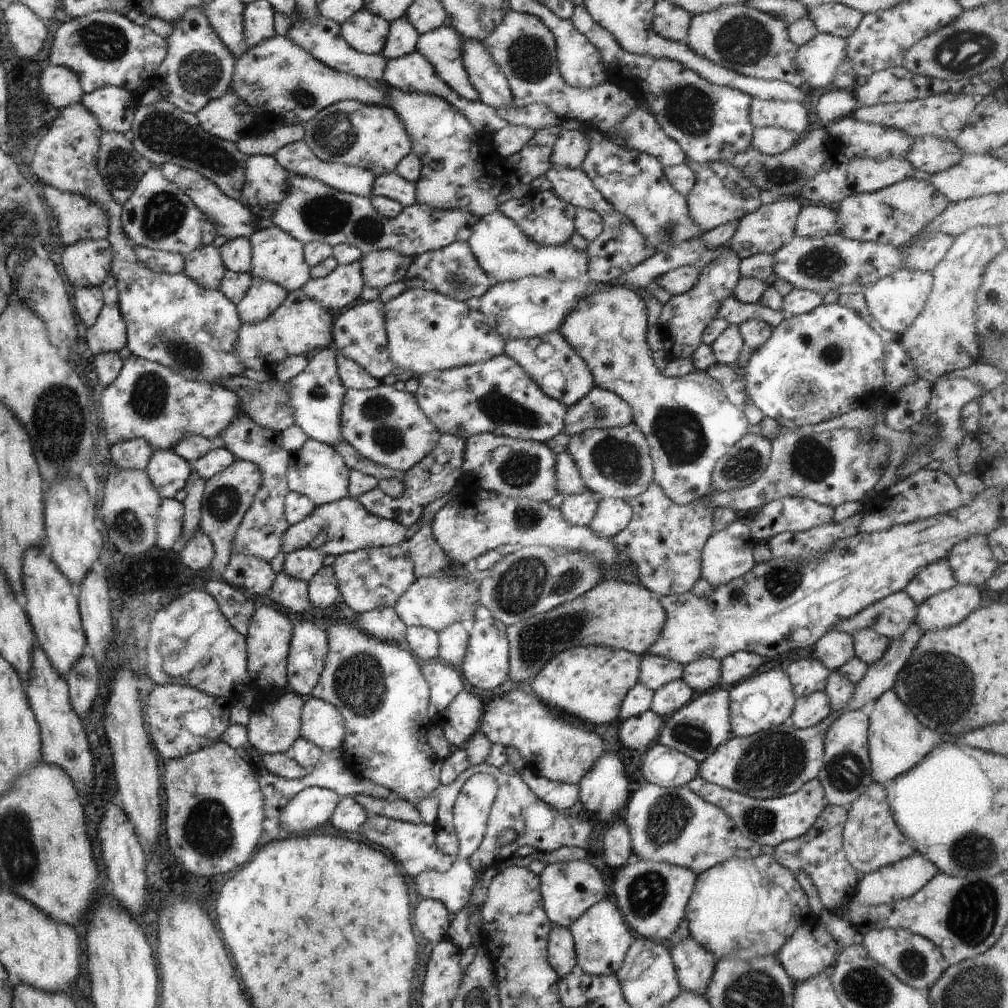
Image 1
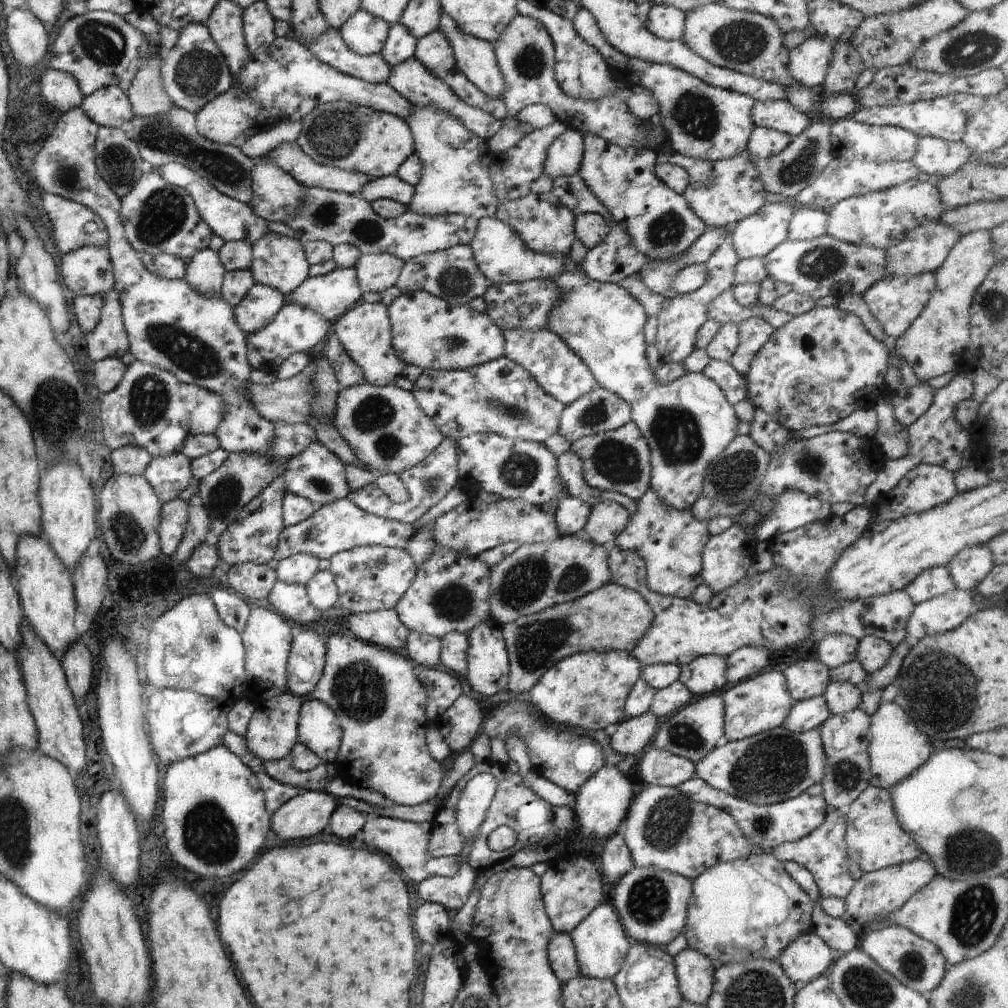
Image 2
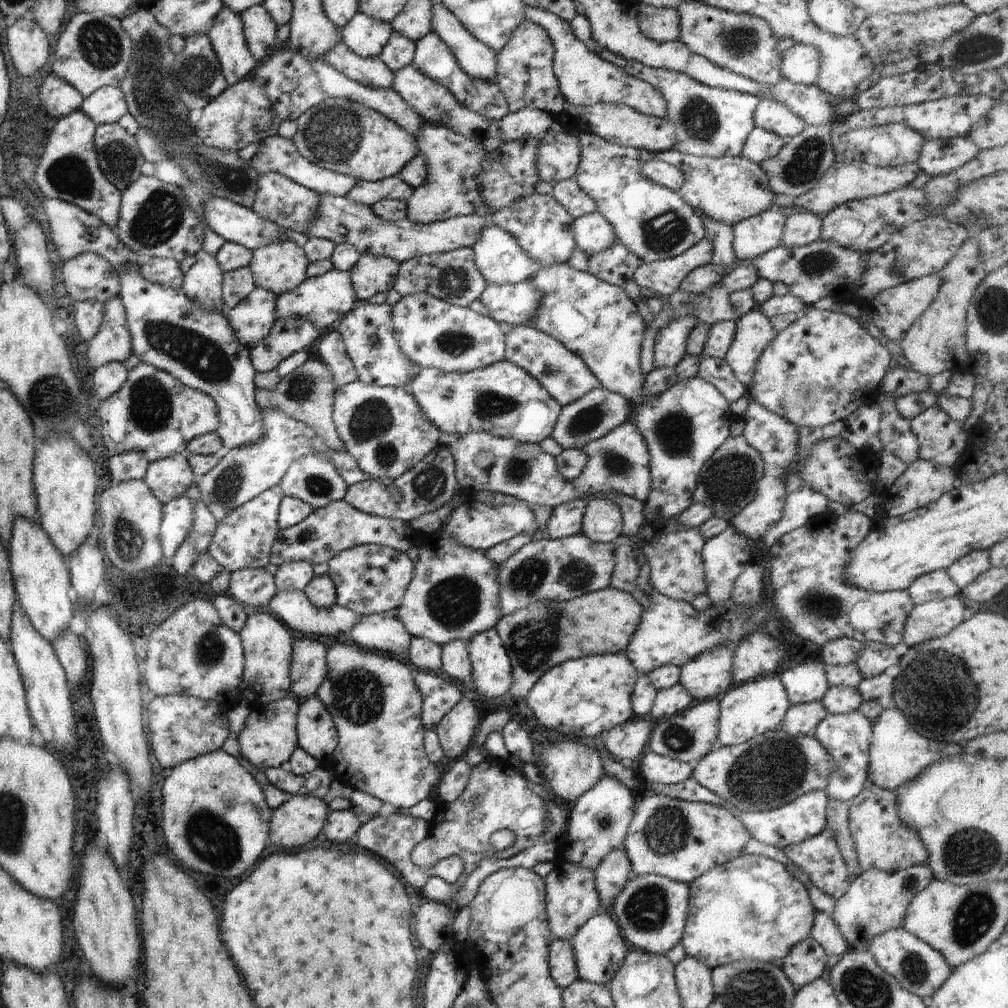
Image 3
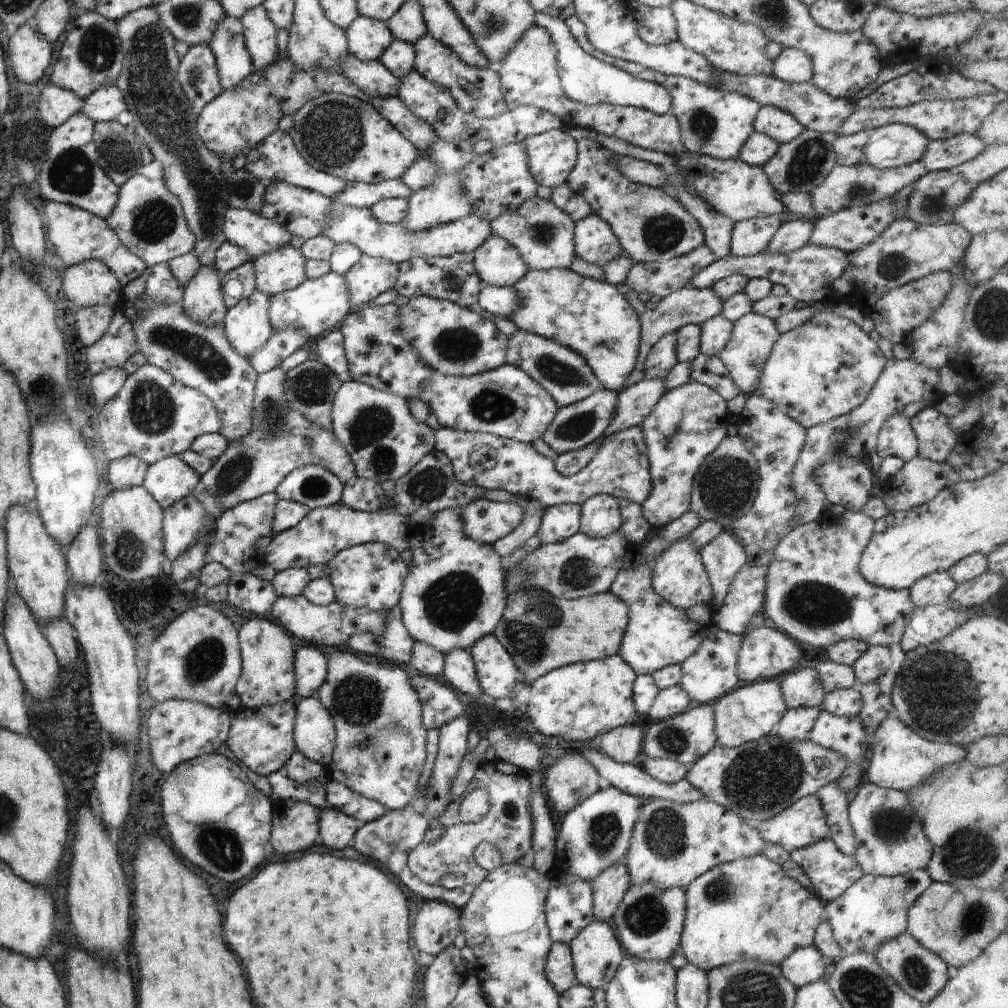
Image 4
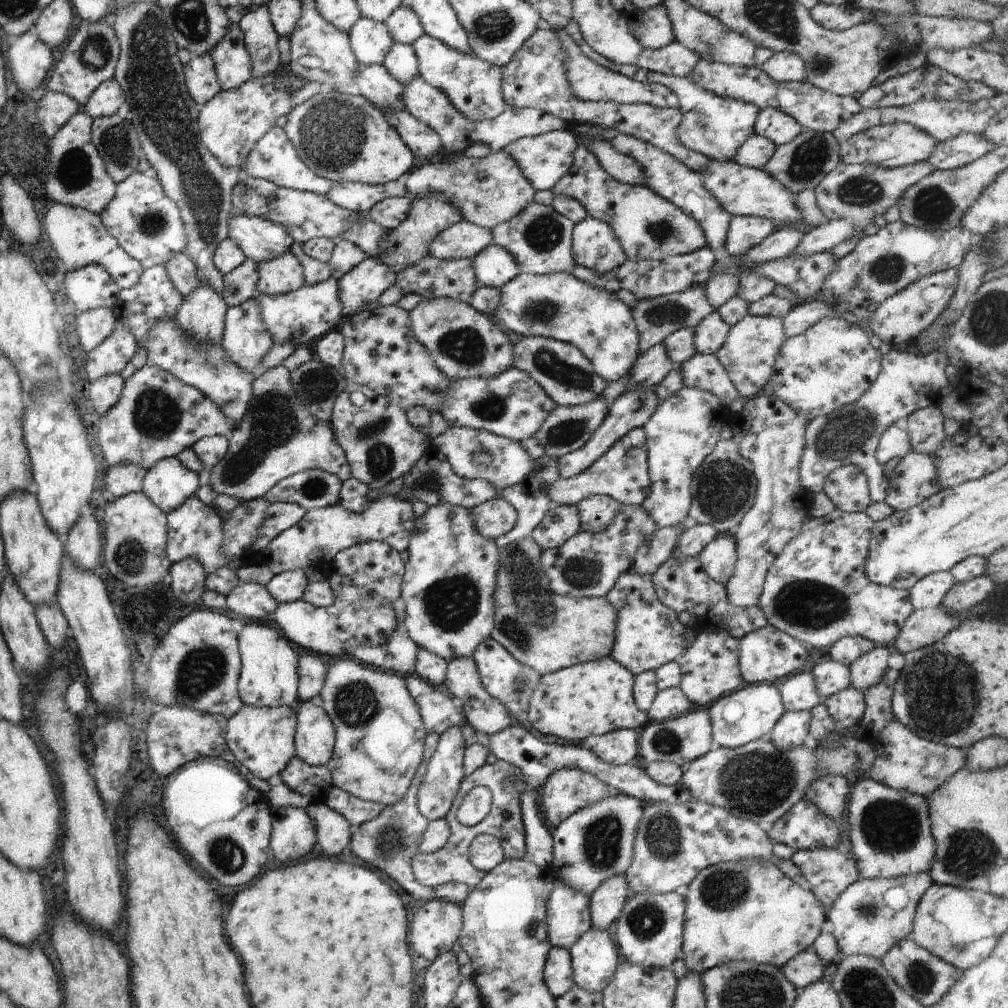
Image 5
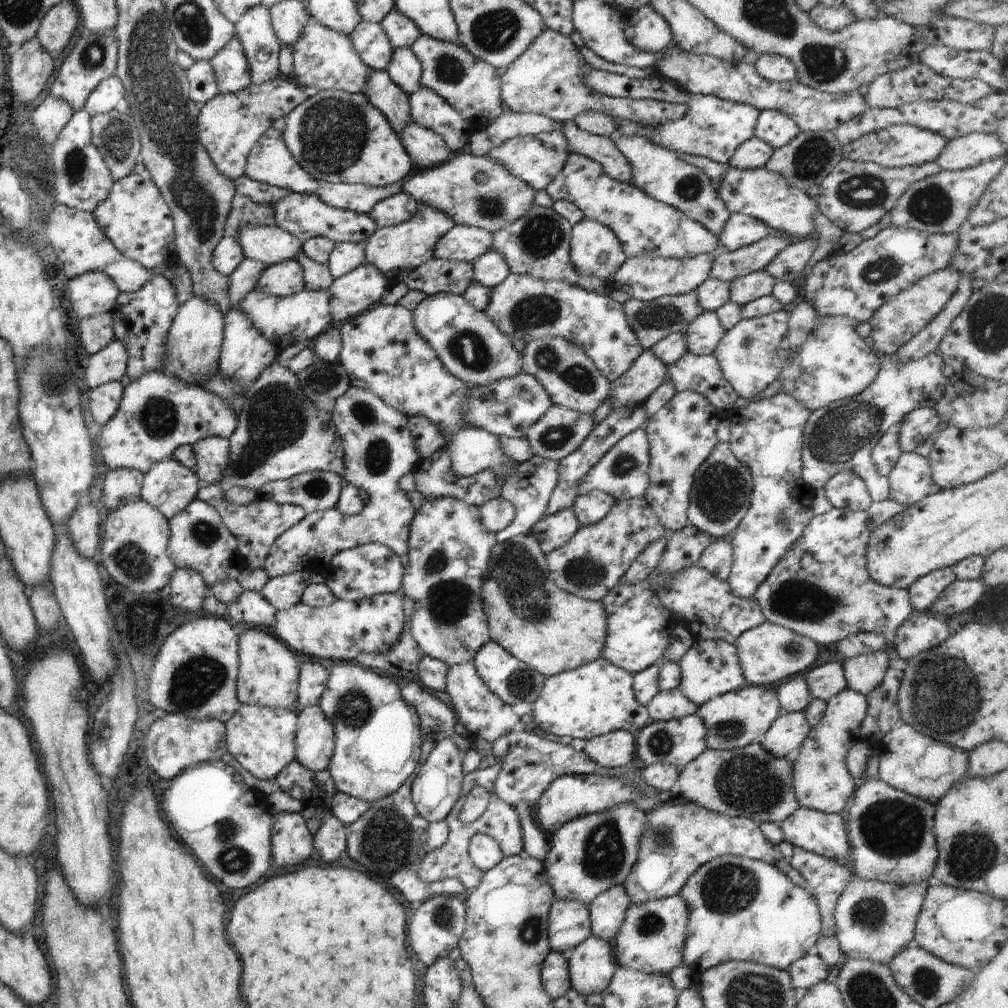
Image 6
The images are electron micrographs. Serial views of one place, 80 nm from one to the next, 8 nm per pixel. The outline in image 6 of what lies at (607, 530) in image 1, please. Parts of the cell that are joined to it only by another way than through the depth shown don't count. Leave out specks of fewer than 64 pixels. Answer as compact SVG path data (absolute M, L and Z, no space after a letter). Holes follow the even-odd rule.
M593 490L587 494L576 496L572 508L579 527L583 527L601 522L609 514L613 504L615 501L611 496Z

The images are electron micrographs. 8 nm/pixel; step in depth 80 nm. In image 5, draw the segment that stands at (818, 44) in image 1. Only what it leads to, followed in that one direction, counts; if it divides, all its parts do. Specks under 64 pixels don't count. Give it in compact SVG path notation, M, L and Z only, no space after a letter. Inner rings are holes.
M773 51L771 57L761 64L760 70L779 83L801 82L805 78L805 62L791 52Z

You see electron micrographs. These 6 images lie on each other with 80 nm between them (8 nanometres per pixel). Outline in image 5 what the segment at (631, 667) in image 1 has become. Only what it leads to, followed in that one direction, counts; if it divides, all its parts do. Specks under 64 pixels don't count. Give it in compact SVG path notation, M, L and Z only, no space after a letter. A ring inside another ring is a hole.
M488 637L475 646L471 658L477 670L481 688L501 705L507 704L507 702L525 703L528 717L526 724L541 734L580 742L587 740L589 736L602 736L619 729L641 729L650 722L648 714L641 712L633 702L634 676L611 656L561 668L557 672L539 677L531 668L516 662L495 640Z

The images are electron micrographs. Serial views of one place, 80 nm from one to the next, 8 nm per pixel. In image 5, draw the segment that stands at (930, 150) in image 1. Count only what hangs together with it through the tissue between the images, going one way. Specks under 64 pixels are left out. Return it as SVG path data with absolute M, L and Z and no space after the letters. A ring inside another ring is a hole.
M961 133L948 140L937 142L925 162L933 168L933 171L956 170L985 156L993 148L993 144L985 140L981 133Z

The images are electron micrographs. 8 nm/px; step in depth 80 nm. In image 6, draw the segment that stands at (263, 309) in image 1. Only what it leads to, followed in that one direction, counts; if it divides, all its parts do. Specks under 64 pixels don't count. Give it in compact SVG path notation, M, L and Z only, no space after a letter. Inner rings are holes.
M231 307L225 312L223 323L222 344L216 368L221 372L221 376L229 376L243 390L247 390L247 384L253 382L265 368L274 363L279 350L265 336L261 336L255 324L251 324L251 320L247 320L245 314L237 308Z

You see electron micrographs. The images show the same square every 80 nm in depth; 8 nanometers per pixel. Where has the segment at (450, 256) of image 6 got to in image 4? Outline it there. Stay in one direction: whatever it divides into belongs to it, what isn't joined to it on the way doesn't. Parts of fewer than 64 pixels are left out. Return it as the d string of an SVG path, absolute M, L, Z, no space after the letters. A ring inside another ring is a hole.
M332 201L330 215L332 222L324 229L323 235L335 244L349 243L358 248L362 255L397 264L413 257L448 257L455 253L472 253L491 234L489 223L473 215L414 233L406 231L401 223L388 225L375 220L368 208L358 209Z

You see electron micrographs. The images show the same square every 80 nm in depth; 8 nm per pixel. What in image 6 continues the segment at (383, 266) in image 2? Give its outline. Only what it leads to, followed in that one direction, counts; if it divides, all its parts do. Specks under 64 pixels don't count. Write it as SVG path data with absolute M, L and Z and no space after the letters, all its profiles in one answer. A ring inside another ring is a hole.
M364 263L335 280L329 288L329 308L331 321L339 325L345 320L362 314L367 306L380 300L389 280L379 268Z

